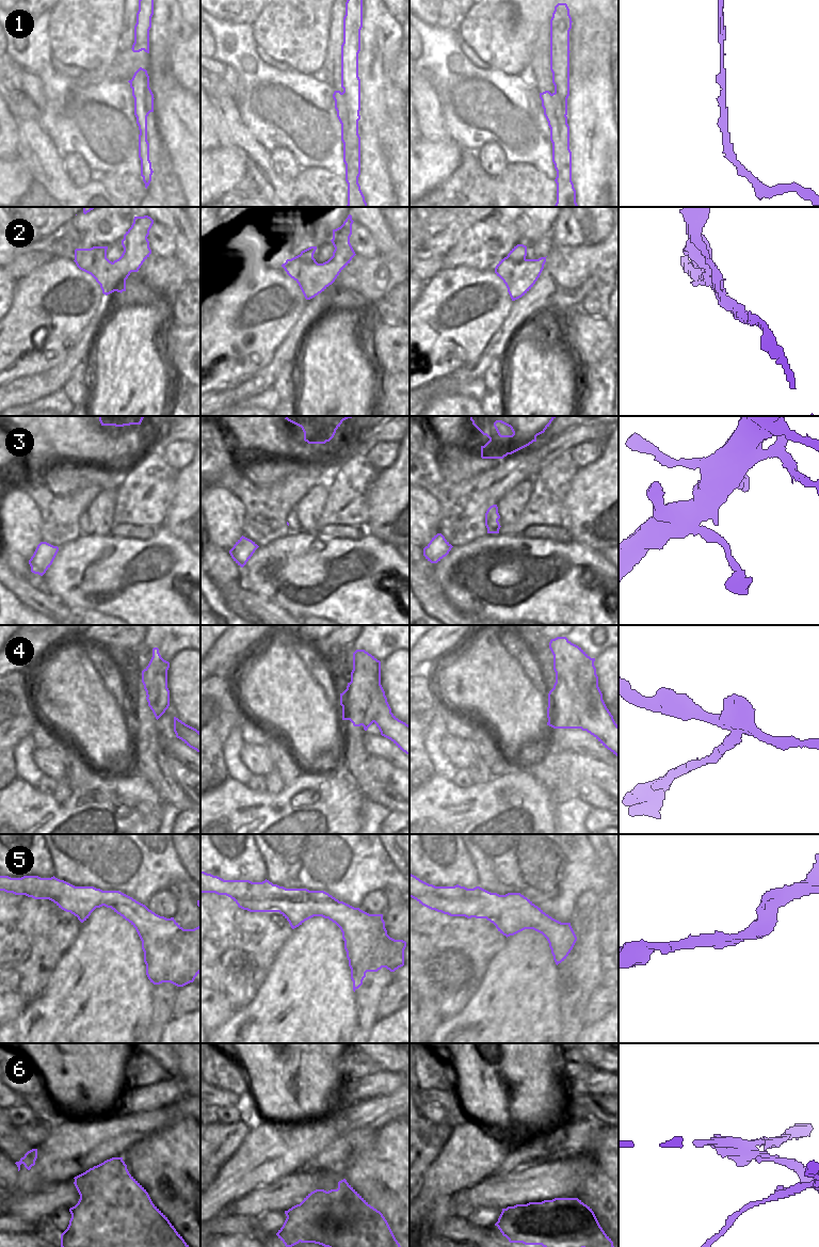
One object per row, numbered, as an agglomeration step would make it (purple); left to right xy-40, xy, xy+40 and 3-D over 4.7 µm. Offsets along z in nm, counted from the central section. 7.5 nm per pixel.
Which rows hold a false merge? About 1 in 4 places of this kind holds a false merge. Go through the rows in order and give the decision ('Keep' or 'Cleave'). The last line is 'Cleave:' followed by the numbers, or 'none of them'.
1: Cleave
2: Cleave
3: Keep
4: Cleave
5: Keep
6: Cleave
Cleave: 1, 2, 4, 6.

